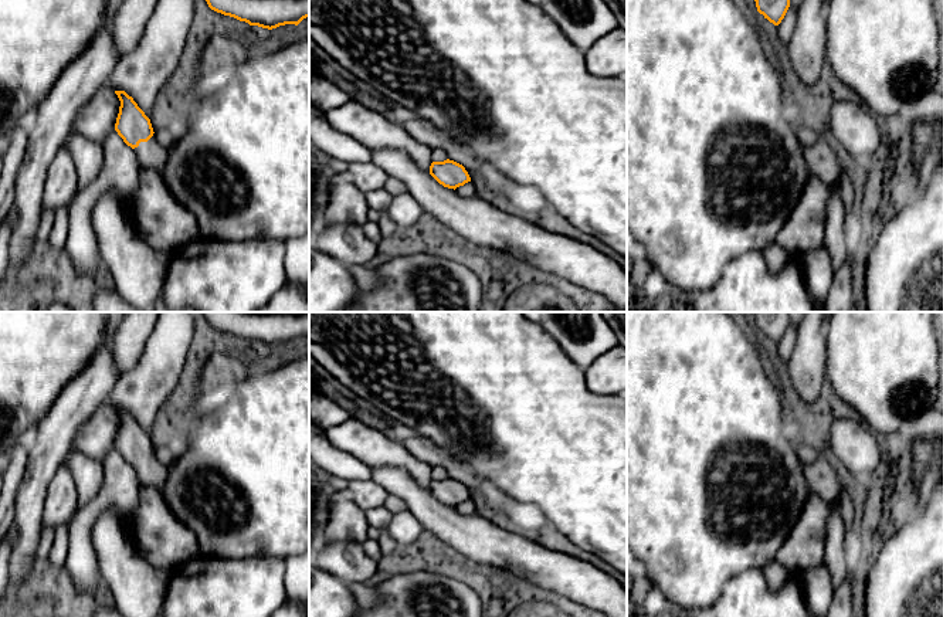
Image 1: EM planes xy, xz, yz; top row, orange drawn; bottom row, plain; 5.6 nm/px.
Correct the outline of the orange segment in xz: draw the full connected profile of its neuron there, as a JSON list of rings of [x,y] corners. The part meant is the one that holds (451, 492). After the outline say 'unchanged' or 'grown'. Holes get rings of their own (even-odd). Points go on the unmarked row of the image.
[[[450,477],[444,479],[433,479],[430,484],[430,492],[444,505],[454,508],[471,499],[465,485]]]; unchanged

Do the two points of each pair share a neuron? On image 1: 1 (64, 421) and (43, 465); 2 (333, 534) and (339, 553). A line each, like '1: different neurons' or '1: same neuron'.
1: same neuron
2: different neurons

